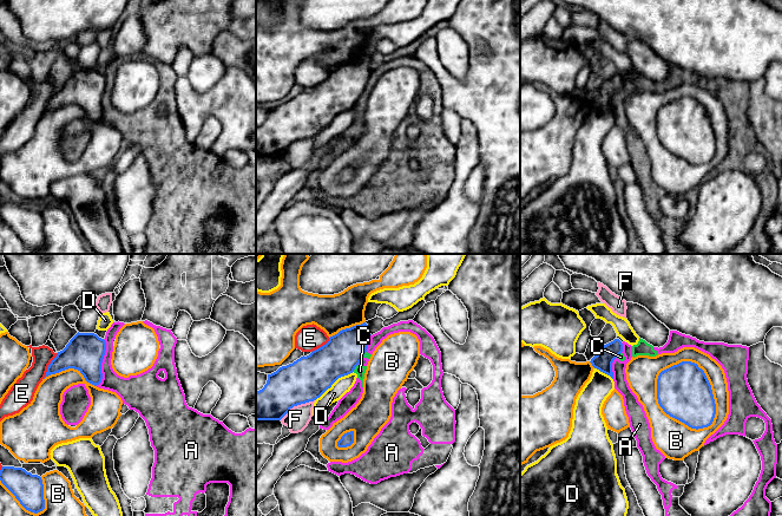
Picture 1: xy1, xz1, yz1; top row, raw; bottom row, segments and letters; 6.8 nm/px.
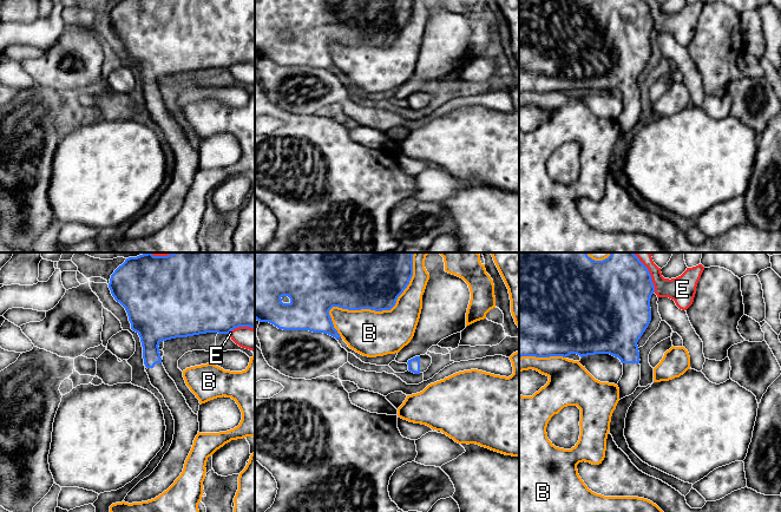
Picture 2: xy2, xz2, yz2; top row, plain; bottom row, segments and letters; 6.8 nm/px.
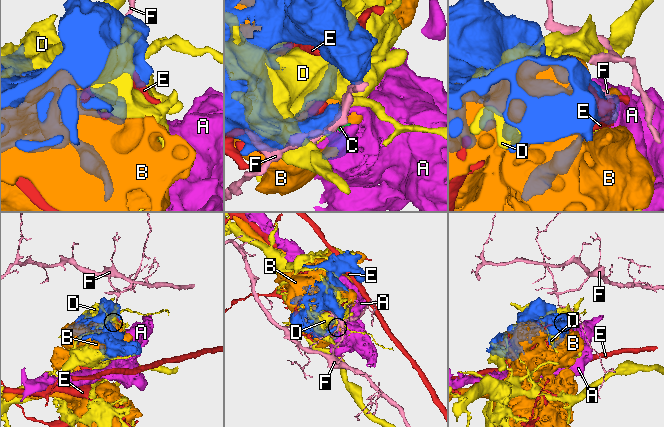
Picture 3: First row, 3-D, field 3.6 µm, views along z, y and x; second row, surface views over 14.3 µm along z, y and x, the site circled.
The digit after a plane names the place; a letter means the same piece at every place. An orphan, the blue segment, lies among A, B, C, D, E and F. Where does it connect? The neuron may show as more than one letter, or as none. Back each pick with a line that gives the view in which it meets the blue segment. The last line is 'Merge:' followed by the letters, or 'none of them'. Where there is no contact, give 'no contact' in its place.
Merge: none of them

